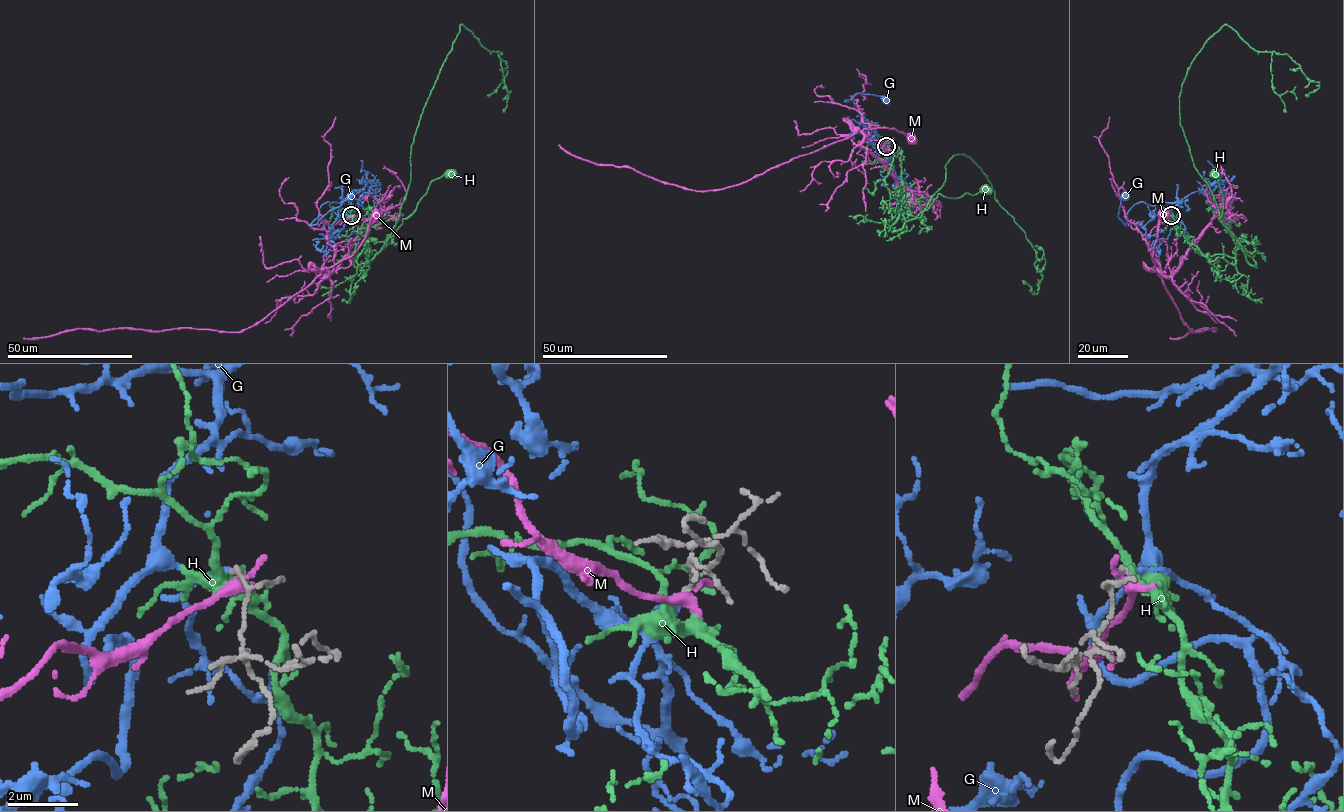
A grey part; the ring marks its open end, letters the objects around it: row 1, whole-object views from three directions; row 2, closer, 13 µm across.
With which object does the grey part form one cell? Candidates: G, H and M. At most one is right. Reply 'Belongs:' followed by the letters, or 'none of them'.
Belongs: G

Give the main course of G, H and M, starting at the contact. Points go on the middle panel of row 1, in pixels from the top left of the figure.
G: (887, 146), (882, 155), (871, 145), (862, 115), (853, 101), (844, 101), (860, 93), (885, 99)
H: (887, 146), (893, 159), (885, 182), (899, 213), (890, 231), (938, 194), (985, 189)
M: (887, 145), (878, 143), (861, 120), (869, 125), (868, 135), (862, 131), (889, 128), (911, 139)

